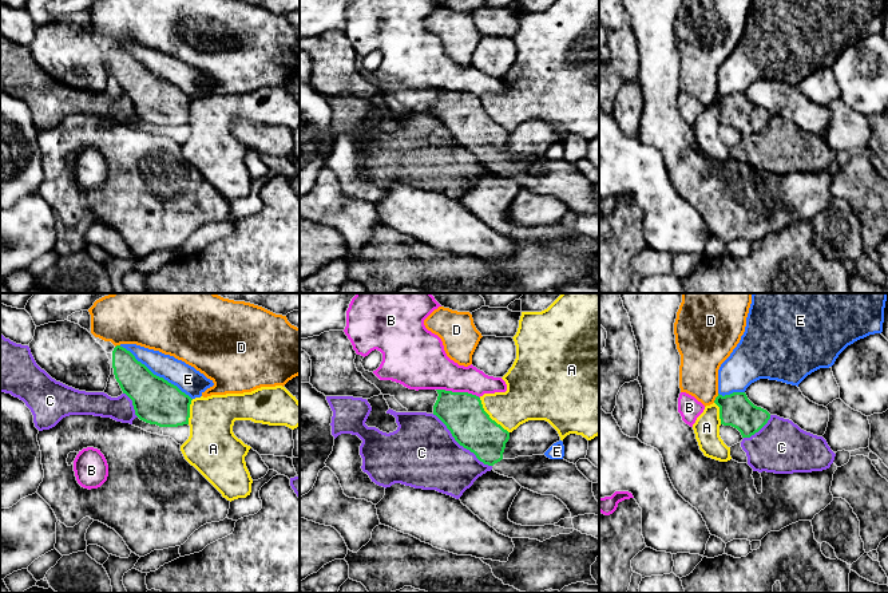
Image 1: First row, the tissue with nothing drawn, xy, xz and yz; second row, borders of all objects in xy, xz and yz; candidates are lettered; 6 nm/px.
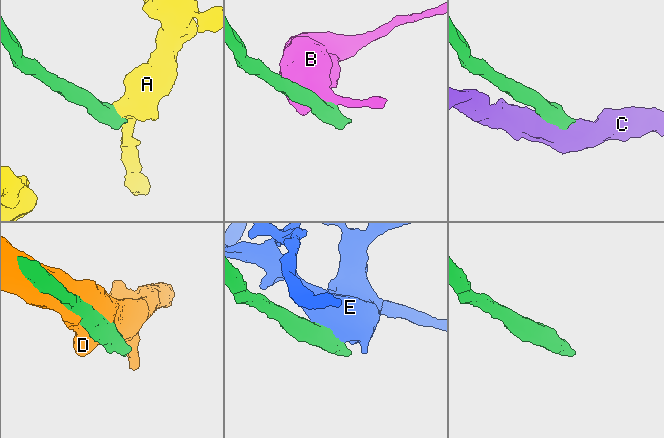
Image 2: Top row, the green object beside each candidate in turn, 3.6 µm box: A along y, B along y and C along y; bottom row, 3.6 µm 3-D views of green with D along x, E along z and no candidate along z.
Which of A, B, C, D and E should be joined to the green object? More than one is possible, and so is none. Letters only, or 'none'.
none

